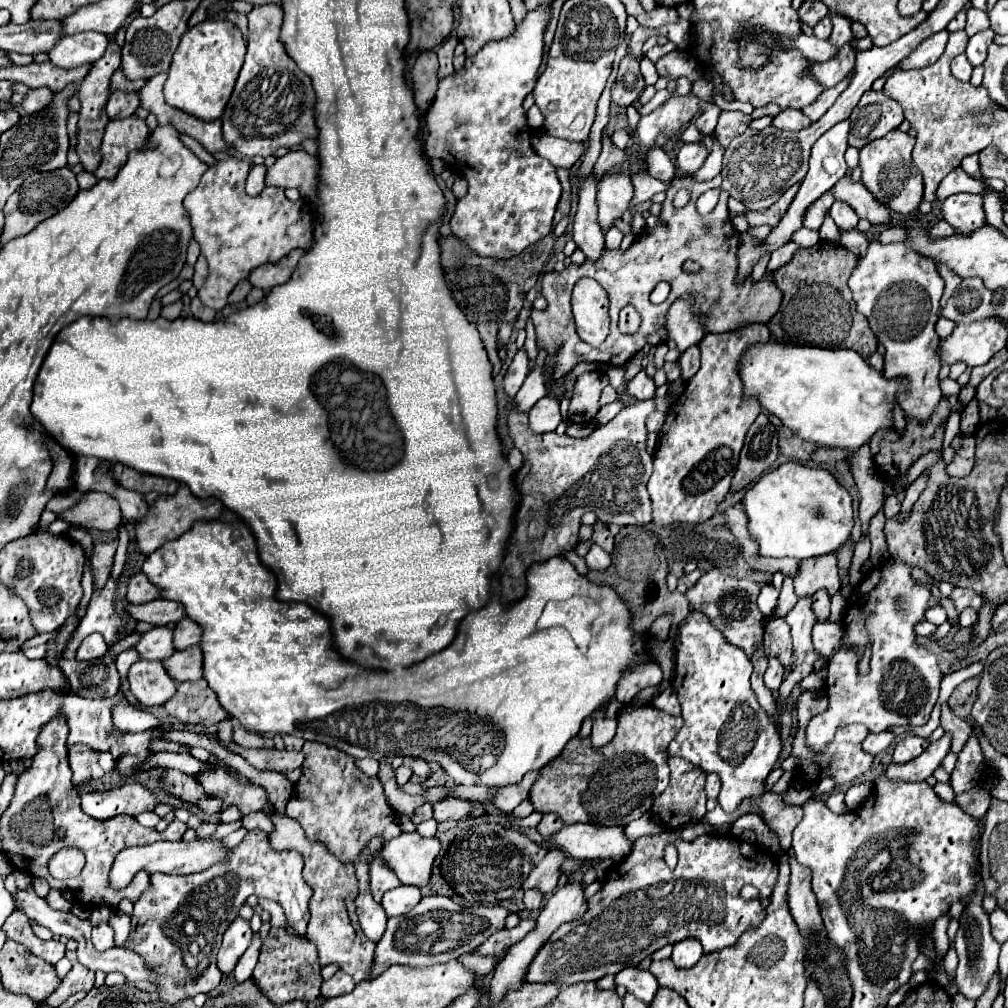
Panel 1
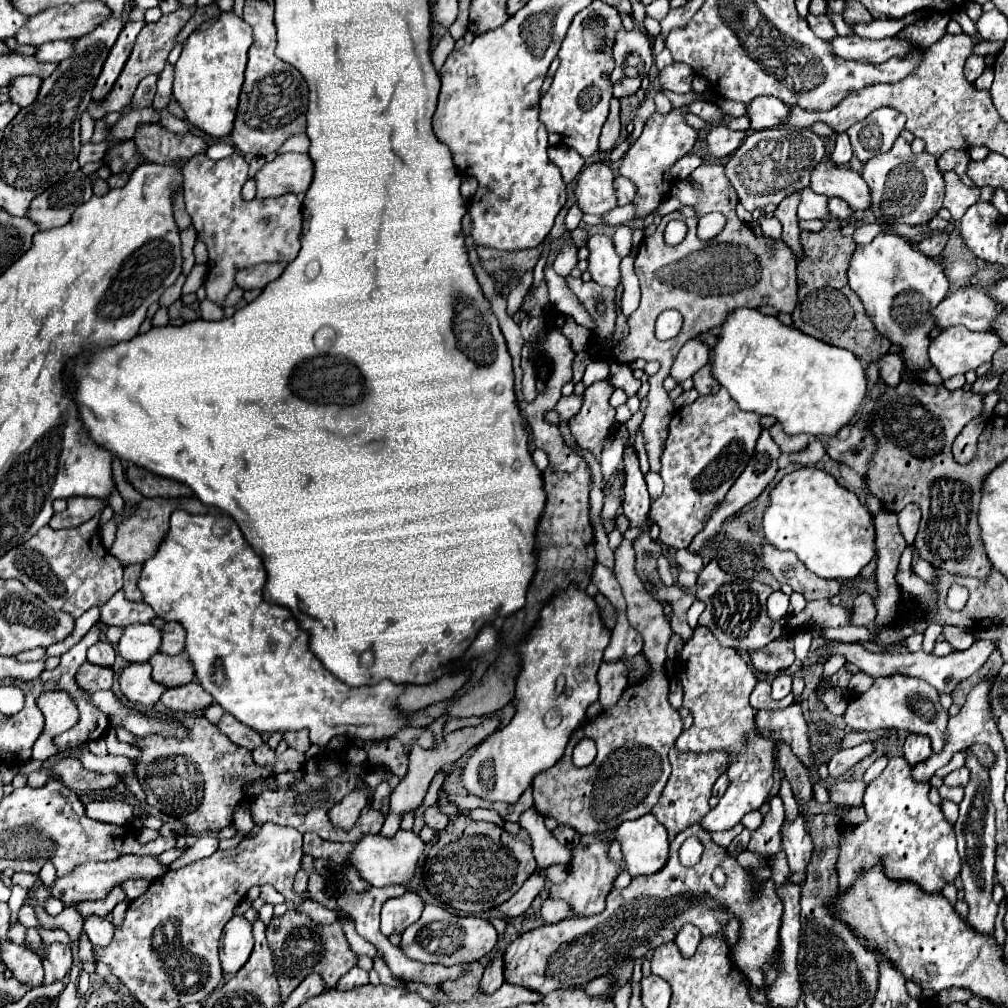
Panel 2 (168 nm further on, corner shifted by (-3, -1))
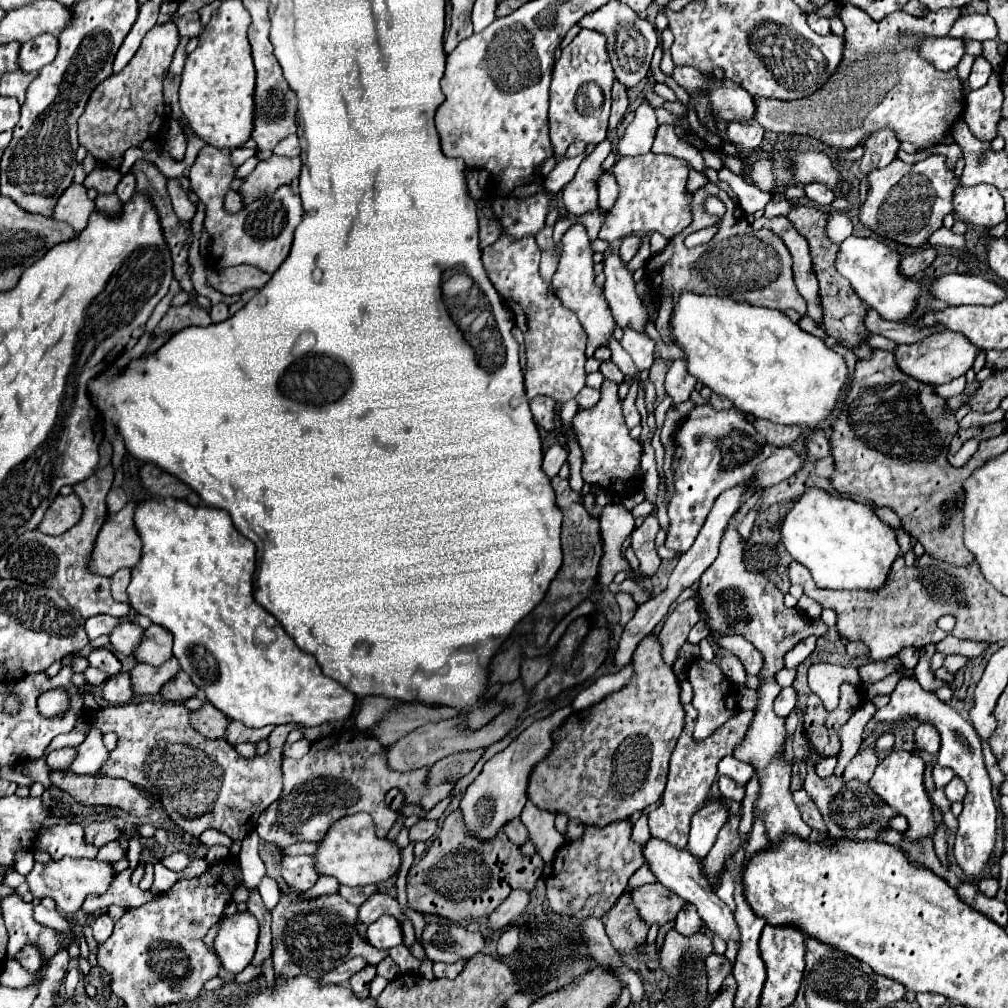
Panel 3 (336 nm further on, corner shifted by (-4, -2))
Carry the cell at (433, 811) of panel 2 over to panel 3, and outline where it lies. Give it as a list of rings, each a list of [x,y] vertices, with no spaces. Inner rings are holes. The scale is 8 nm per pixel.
[[[420,820],[410,828],[410,842],[426,842],[434,836],[438,824],[436,820]]]

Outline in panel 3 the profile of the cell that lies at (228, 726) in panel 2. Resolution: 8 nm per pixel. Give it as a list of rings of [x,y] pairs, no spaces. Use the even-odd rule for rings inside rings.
[[[204,702],[196,712],[192,712],[192,728],[206,738],[224,738],[228,718],[216,710],[210,702]]]

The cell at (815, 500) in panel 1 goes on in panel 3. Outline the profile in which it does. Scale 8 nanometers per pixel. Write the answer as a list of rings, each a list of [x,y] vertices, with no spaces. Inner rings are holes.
[[[808,488],[782,524],[782,542],[792,558],[804,564],[820,588],[880,590],[892,562],[902,558],[896,532],[884,524],[868,504],[836,498],[820,488]]]

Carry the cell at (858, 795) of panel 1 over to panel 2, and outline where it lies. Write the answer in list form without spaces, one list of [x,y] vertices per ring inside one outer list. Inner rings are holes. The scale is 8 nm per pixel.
[[[887,757],[877,759],[877,761],[875,761],[867,771],[865,771],[865,775],[863,775],[863,783],[869,785],[869,783],[871,783],[871,781],[873,781],[873,779],[875,779],[875,777],[885,769],[885,767],[887,767]]]

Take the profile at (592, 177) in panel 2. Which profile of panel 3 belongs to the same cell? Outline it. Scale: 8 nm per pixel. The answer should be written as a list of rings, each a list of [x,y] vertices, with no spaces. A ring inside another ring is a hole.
[[[606,138],[604,142],[600,142],[592,154],[588,154],[588,158],[580,164],[576,176],[572,182],[568,182],[562,190],[562,200],[564,206],[570,214],[574,216],[582,216],[586,212],[596,210],[596,202],[598,202],[598,176],[602,174],[600,164],[604,162],[604,158],[612,152],[612,142]]]

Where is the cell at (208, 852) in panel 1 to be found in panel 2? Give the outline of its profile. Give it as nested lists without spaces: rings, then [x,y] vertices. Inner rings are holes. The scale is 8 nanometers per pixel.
[[[123,855],[115,861],[107,861],[107,863],[83,863],[77,865],[75,871],[67,877],[57,877],[51,886],[46,886],[37,875],[31,873],[13,873],[13,883],[21,885],[25,889],[31,889],[33,885],[43,885],[50,893],[51,896],[62,901],[64,908],[68,908],[71,903],[77,901],[101,901],[109,895],[109,891],[113,887],[117,887],[119,883],[127,881],[127,879],[159,879],[163,877],[163,873],[167,873],[169,867],[163,865],[155,855]]]

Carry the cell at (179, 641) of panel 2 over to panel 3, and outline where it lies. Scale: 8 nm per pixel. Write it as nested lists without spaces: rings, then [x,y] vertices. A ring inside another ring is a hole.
[[[156,624],[144,630],[140,646],[134,650],[138,662],[150,662],[150,666],[160,666],[172,658],[172,634]]]

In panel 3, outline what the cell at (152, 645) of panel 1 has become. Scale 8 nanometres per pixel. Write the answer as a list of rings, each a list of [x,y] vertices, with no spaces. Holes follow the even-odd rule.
[[[122,622],[110,632],[110,644],[116,652],[130,656],[136,650],[136,646],[140,644],[142,632],[144,630],[140,626],[136,626],[134,622]]]

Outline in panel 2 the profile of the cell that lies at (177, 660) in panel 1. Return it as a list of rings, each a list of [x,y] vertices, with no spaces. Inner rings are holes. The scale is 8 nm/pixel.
[[[185,651],[179,655],[155,653],[149,663],[153,667],[155,681],[159,681],[167,687],[181,687],[181,685],[195,681],[195,673],[191,669],[191,661]]]

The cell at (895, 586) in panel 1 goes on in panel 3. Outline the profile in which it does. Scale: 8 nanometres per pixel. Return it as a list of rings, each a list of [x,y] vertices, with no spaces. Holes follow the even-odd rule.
[[[900,682],[896,686],[896,690],[892,692],[890,704],[884,706],[882,710],[878,710],[874,720],[894,722],[894,720],[900,720],[906,716],[916,716],[918,720],[930,722],[938,728],[938,732],[942,736],[942,746],[940,746],[936,762],[940,766],[952,768],[954,774],[958,778],[962,778],[968,788],[968,794],[964,798],[964,812],[958,818],[958,836],[956,836],[956,844],[954,844],[954,856],[956,856],[960,868],[970,876],[970,882],[978,884],[978,880],[982,878],[982,870],[988,866],[988,862],[992,858],[994,844],[998,838],[998,808],[992,798],[992,782],[984,768],[980,738],[970,722],[966,722],[958,712],[954,712],[944,702],[940,702],[936,698],[936,694],[922,690],[922,686],[918,682]]]

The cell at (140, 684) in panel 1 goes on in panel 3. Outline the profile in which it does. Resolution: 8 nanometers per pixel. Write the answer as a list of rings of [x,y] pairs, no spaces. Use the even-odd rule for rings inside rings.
[[[120,672],[116,676],[106,678],[104,686],[100,688],[100,698],[104,698],[110,704],[126,704],[126,702],[130,702],[134,698],[134,692],[132,692],[128,674]]]

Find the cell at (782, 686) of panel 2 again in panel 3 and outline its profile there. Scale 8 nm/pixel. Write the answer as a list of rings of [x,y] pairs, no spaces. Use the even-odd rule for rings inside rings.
[[[790,686],[790,688],[784,688],[784,690],[778,694],[776,702],[774,702],[776,714],[778,714],[780,718],[786,718],[786,716],[794,710],[794,706],[796,706],[796,692],[794,692],[794,688],[792,688],[792,686]]]

